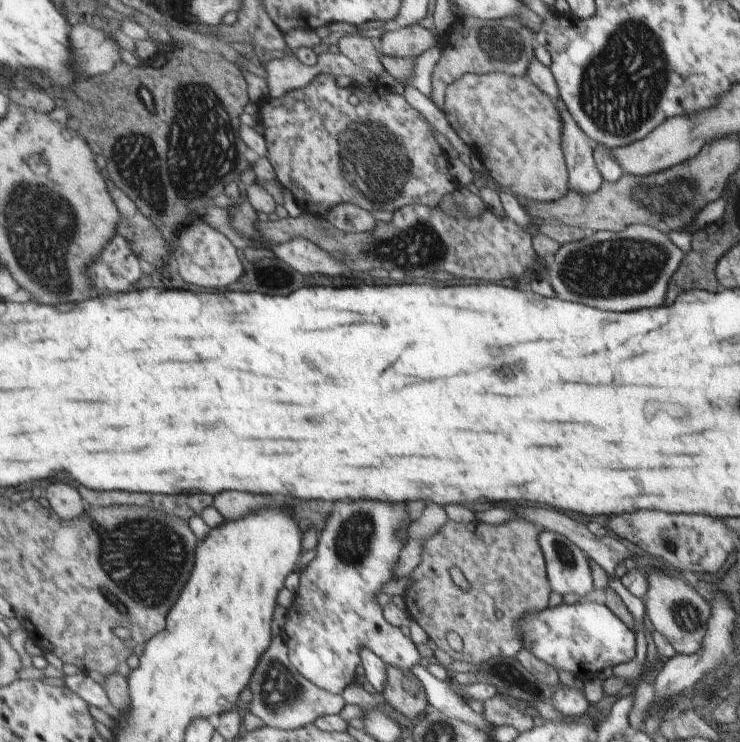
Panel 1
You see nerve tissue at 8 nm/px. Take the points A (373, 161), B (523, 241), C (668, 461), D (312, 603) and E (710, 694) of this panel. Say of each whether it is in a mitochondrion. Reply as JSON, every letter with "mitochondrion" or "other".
{"A":"mitochondrion","B":"other","C":"other","D":"other","E":"other"}

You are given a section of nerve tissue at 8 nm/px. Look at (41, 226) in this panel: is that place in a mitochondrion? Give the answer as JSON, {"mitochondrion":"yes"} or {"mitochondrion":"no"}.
{"mitochondrion":"yes"}

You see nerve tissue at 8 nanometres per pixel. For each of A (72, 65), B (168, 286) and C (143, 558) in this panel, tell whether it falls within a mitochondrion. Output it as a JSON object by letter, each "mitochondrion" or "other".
{"A":"other","B":"other","C":"mitochondrion"}

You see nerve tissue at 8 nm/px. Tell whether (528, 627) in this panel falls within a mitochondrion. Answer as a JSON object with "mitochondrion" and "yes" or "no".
{"mitochondrion":"no"}

